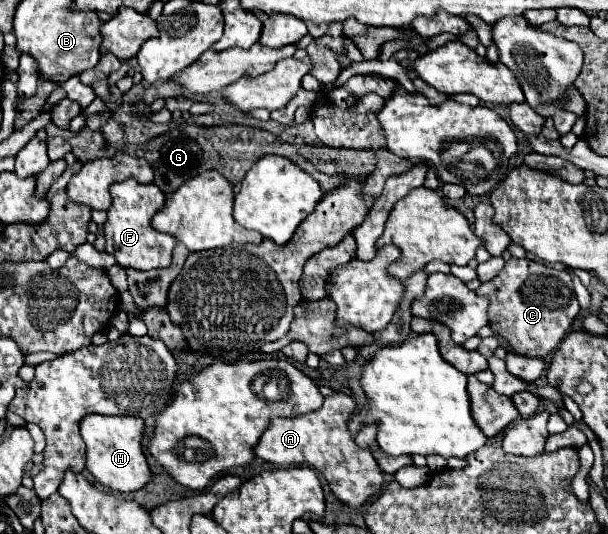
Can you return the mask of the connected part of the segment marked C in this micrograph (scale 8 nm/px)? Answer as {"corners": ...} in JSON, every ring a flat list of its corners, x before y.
{"corners":[[511,258,497,278,477,288,477,294,487,296,489,300,489,326,495,336,507,340,517,354,529,358,549,356,557,344,561,344,581,310,573,290,573,280,567,272,525,258]]}

